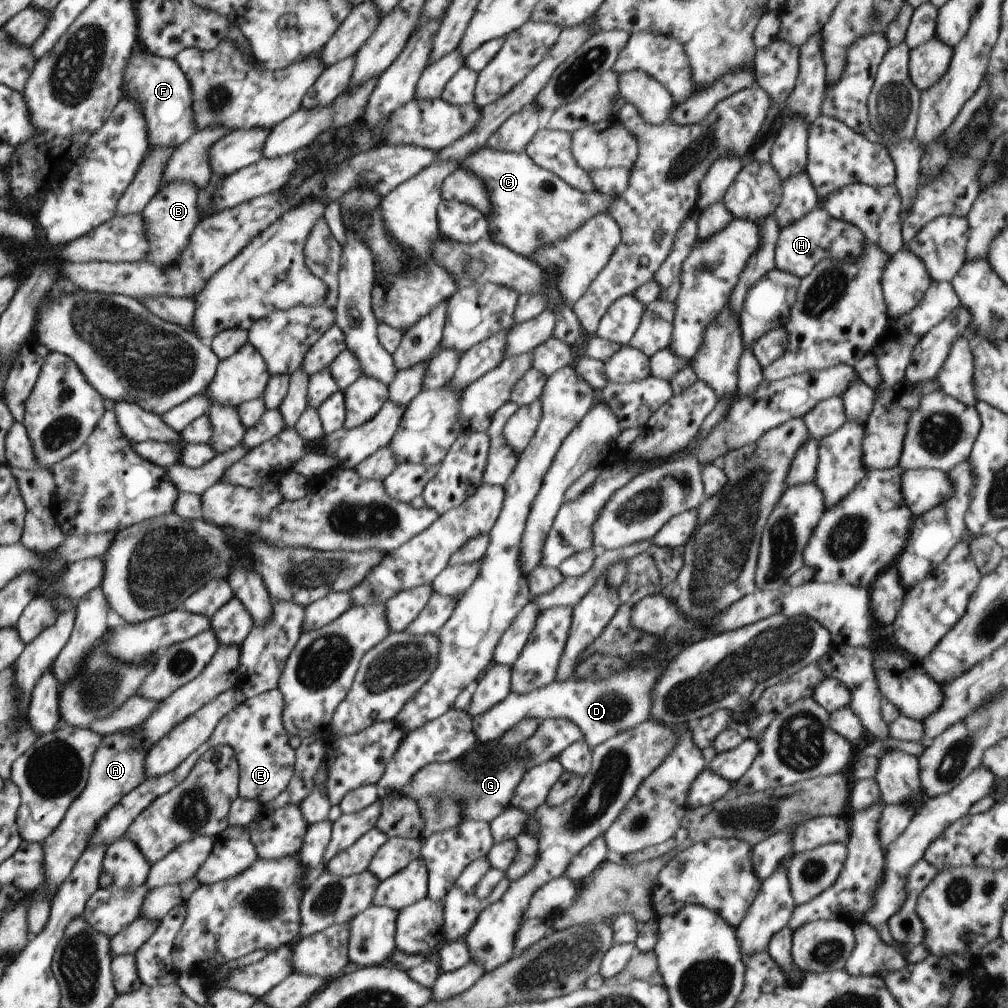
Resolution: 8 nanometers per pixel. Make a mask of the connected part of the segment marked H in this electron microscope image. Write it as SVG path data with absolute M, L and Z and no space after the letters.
M817 208L779 232L775 245L775 268L802 279L824 258L836 258L846 262L856 260L864 252L867 242L860 228L832 218L826 210Z

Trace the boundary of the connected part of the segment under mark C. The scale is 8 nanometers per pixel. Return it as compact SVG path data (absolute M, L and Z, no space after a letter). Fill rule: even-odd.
M488 144L480 148L480 152L472 152L462 160L460 170L472 172L472 176L482 180L488 190L488 200L494 208L490 210L492 214L488 212L489 236L494 236L496 242L520 256L536 256L536 250L544 244L554 244L592 216L608 213L613 200L597 191L584 194L572 188L556 174L534 164L526 152L504 152L490 148Z

